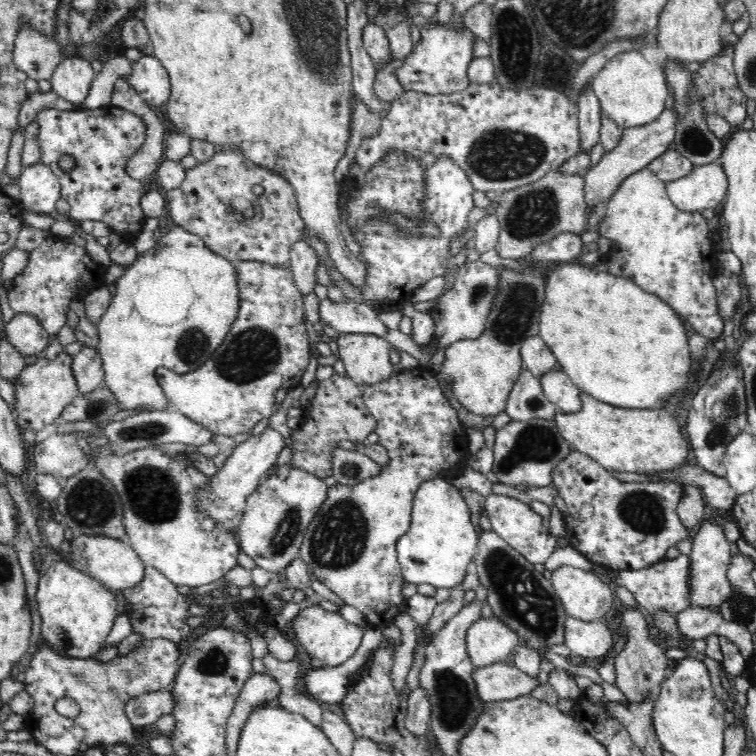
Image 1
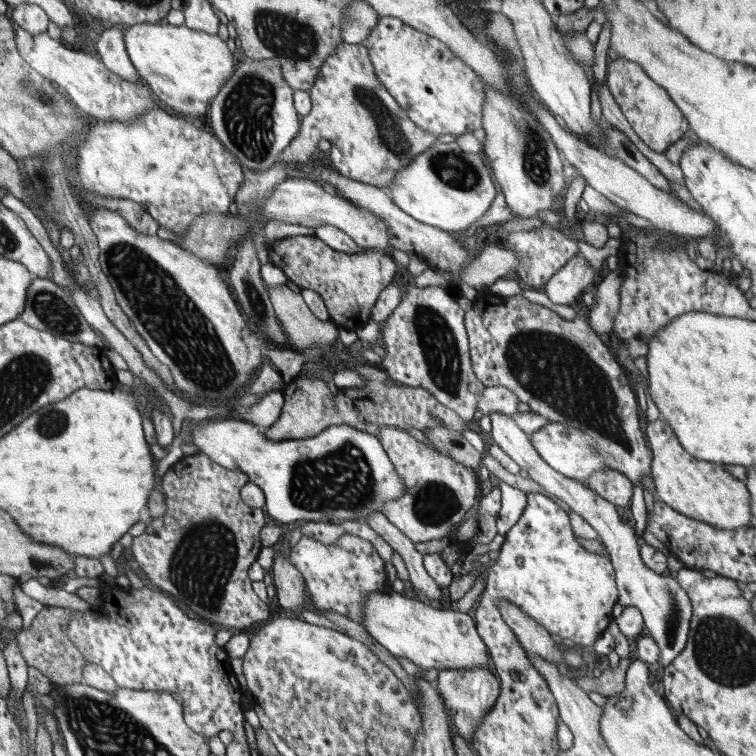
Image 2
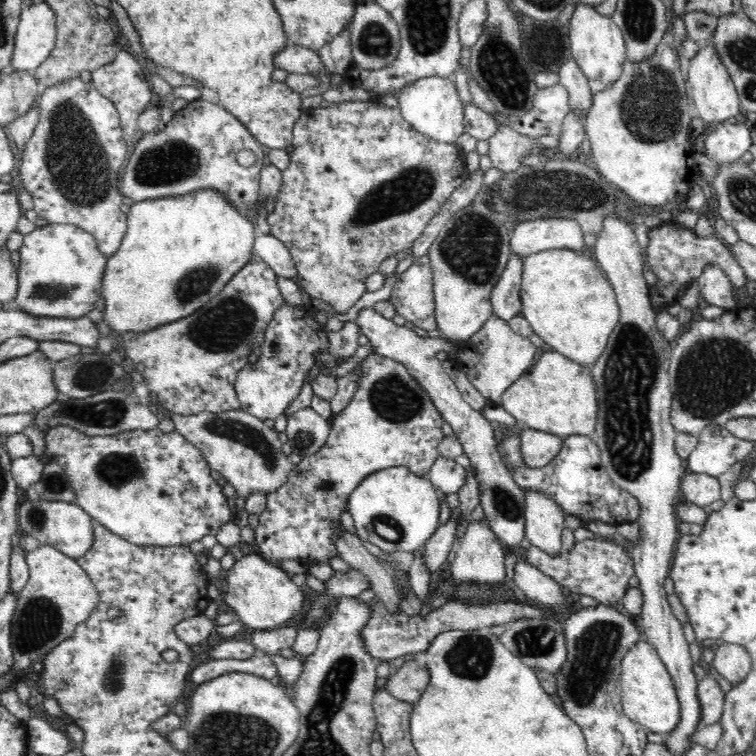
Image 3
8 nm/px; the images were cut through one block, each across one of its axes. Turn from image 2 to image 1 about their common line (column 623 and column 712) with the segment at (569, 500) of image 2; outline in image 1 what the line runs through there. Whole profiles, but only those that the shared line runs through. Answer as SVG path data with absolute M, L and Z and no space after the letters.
M706 521L702 522L690 536L691 554L690 574L690 604L696 607L719 607L723 602L730 600L734 596L734 587L726 577L726 570L730 563L730 558L734 552L734 545L725 536L725 531L720 524Z

